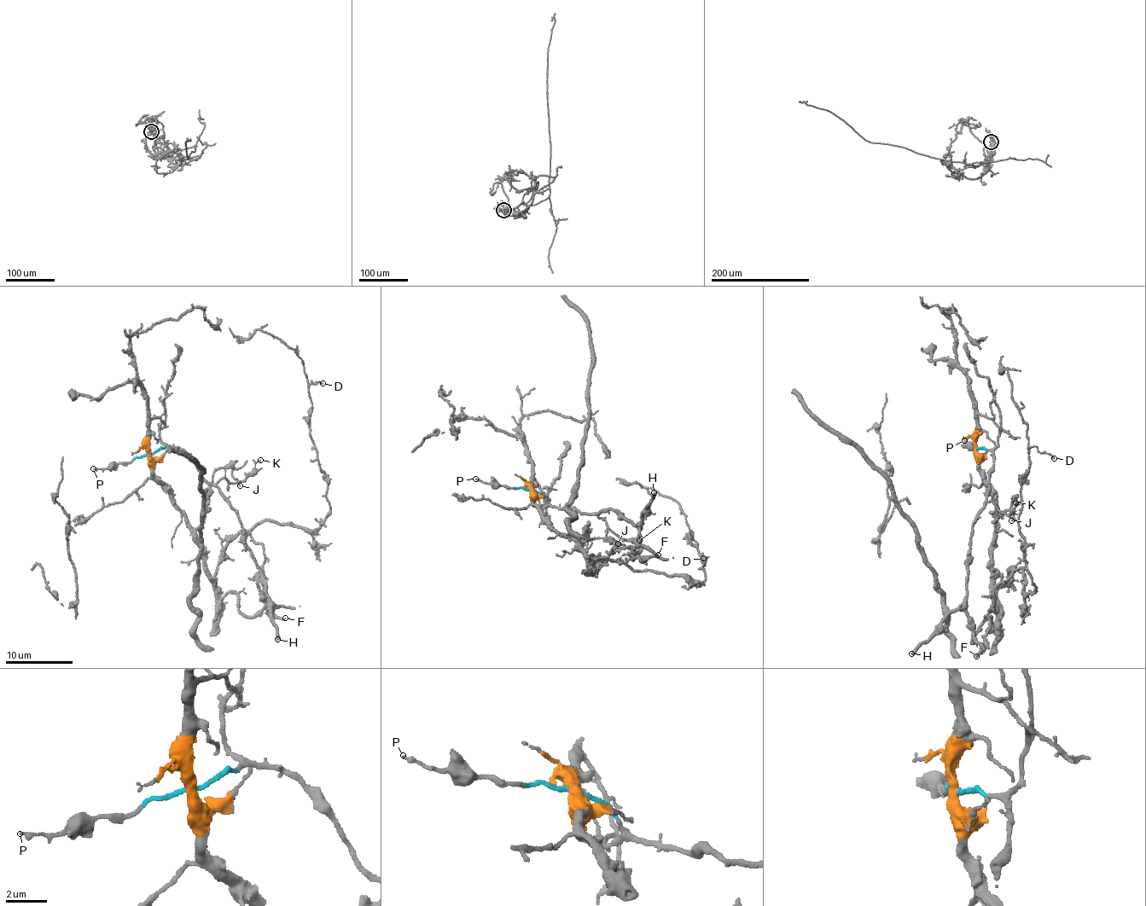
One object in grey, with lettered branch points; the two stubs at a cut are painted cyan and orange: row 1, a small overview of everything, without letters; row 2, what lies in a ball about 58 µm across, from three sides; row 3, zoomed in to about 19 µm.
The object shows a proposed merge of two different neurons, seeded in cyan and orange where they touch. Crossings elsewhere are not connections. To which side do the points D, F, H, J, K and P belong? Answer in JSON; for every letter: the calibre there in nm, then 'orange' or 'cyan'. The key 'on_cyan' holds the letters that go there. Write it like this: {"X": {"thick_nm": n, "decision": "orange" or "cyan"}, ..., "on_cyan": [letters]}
{"D": {"thick_nm": 90, "decision": "orange"}, "F": {"thick_nm": 170, "decision": "orange"}, "H": {"thick_nm": 360, "decision": "cyan"}, "J": {"thick_nm": 100, "decision": "orange"}, "K": {"thick_nm": 120, "decision": "cyan"}, "P": {"thick_nm": 180, "decision": "cyan"}, "on_cyan": ["H", "K", "P"]}

